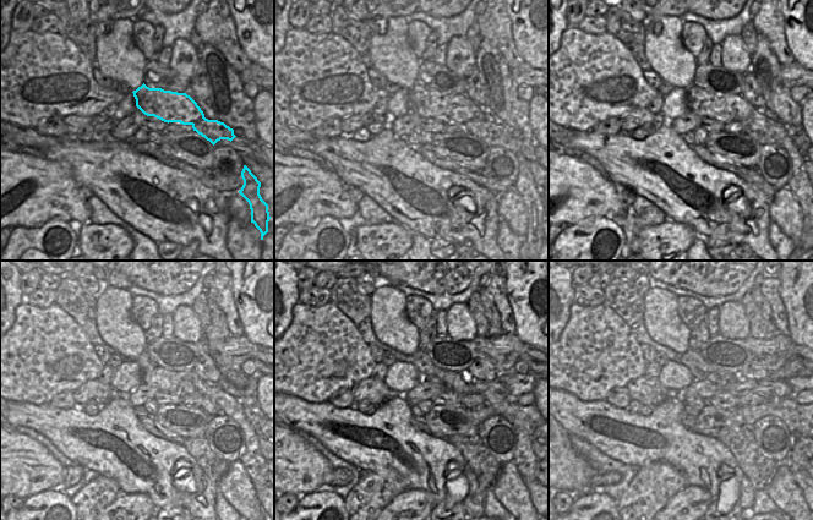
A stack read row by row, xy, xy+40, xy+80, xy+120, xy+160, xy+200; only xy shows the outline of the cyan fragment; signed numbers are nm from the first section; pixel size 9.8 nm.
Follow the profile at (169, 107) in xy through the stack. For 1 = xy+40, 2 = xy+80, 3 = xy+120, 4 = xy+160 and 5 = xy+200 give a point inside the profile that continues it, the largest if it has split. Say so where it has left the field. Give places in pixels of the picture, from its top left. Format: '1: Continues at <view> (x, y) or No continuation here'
1: Continues at xy+40 (447, 108)
2: Continues at xy+80 (703, 103)
3: Continues at xy+120 (214, 401)
4: Continues at xy+160 (523, 459)
5: Continues at xy+200 (797, 459)

